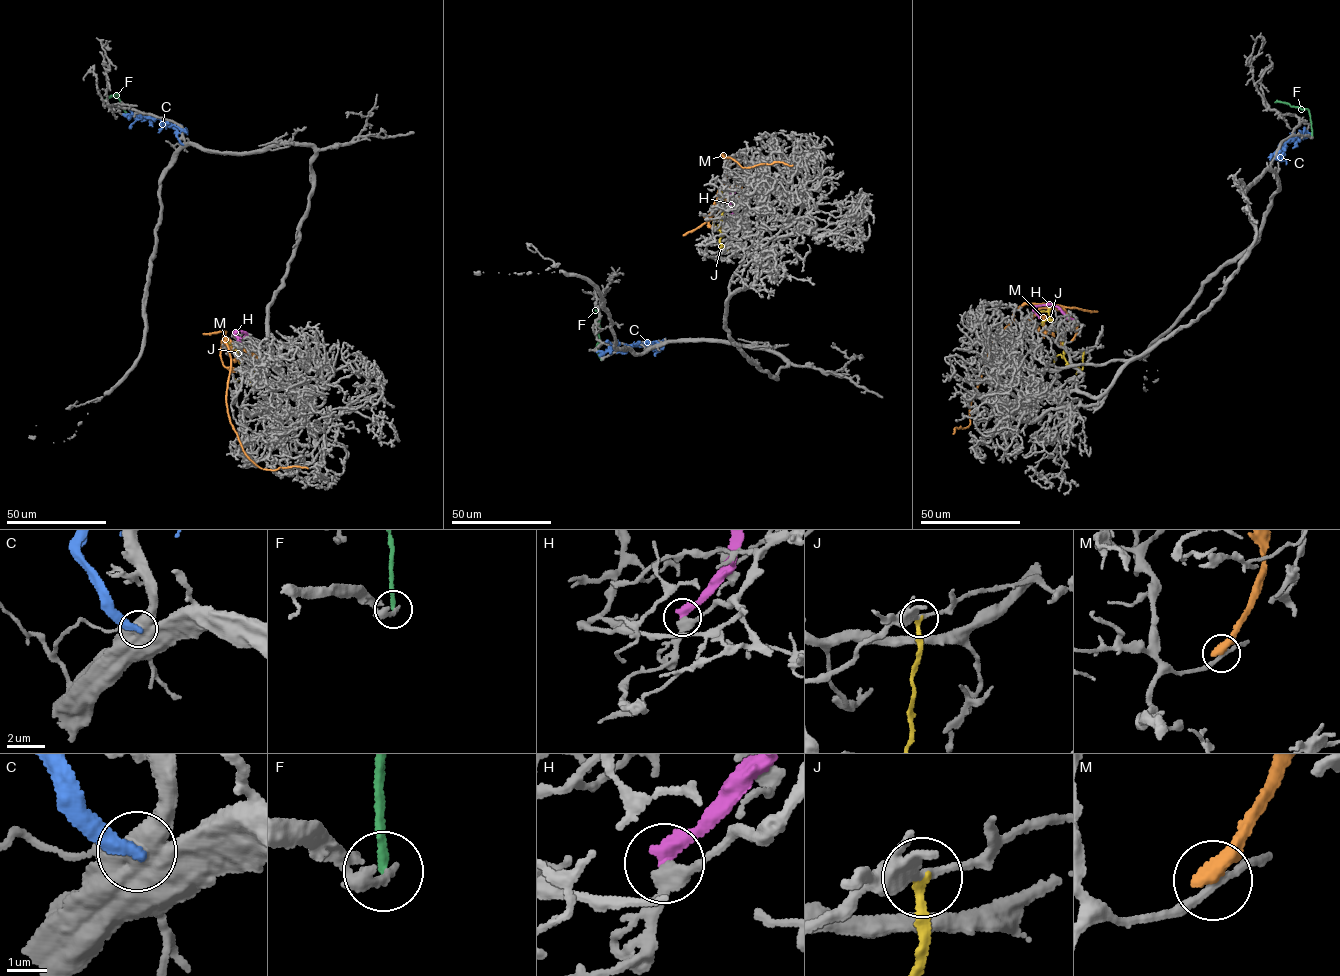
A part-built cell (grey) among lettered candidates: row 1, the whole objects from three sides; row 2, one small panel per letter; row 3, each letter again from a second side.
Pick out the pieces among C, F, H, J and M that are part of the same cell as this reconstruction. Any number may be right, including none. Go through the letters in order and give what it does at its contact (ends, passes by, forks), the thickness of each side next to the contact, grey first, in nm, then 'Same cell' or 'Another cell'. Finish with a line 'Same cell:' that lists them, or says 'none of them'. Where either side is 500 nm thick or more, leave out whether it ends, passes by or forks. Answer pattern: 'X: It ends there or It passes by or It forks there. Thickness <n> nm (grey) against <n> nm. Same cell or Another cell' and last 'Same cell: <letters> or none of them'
C: Thickness 600 nm (grey) against 360 nm. Another cell
F: It ends there. Thickness 130 nm (grey) against 240 nm. Another cell
H: It ends there. Thickness 320 nm (grey) against 360 nm. Another cell
J: It ends there. Thickness 240 nm (grey) against 240 nm. Another cell
M: It ends there. Thickness 190 nm (grey) against 400 nm. Another cell
Same cell: none of them

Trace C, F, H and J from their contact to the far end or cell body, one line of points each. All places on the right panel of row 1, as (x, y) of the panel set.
C: (1270, 168), (1271, 162), (1286, 142), (1308, 131)
F: (1312, 137), (1307, 109), (1275, 102)
H: (1073, 319), (1057, 307), (1048, 304), (1034, 308), (1039, 318)
J: (1083, 350), (1082, 368), (1077, 371), (1064, 359), (1062, 341), (1049, 311), (1039, 311)

